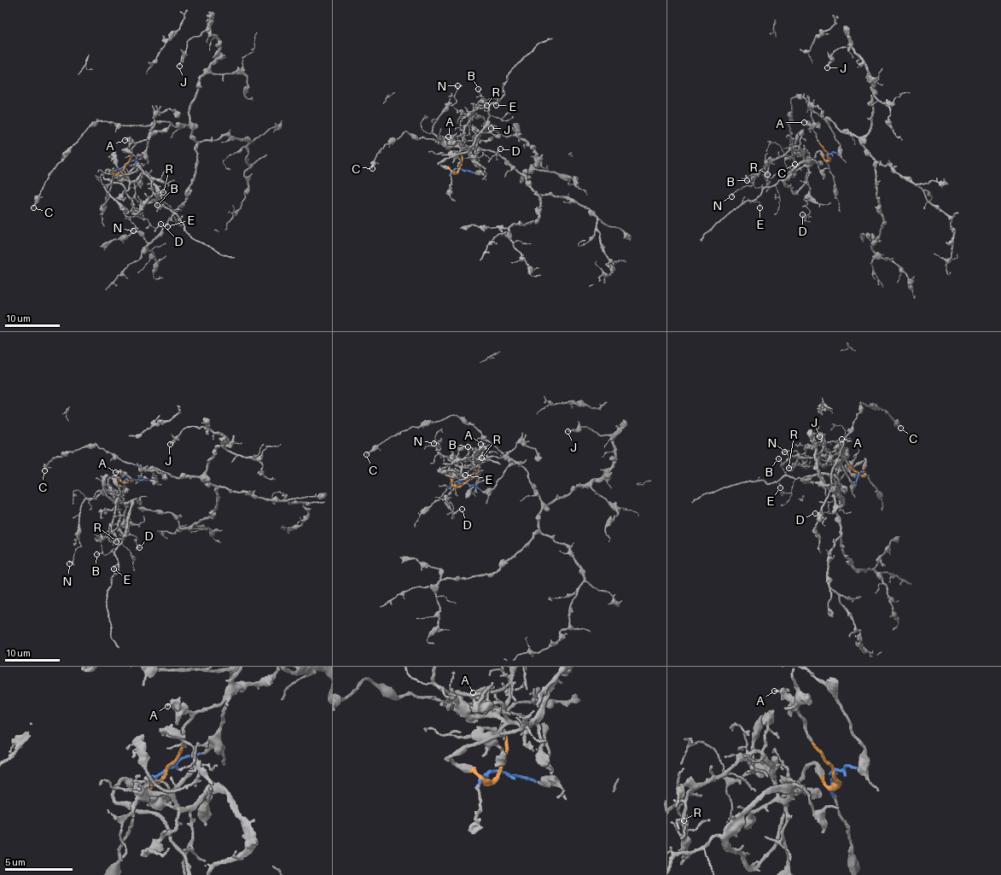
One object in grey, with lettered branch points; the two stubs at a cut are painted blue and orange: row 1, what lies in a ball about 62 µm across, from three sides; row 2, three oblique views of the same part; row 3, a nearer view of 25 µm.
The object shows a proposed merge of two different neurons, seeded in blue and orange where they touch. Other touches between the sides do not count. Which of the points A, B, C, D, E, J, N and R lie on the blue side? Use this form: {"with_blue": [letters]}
{"with_blue": ["C", "J"]}

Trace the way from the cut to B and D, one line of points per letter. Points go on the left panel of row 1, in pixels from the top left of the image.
B: (125, 166), (113, 175), (107, 170), (103, 177), (113, 181), (149, 176), (162, 201), (160, 209), (156, 205)
D: (125, 166), (113, 175), (107, 170), (103, 177), (125, 188), (138, 217), (154, 228), (160, 224)

